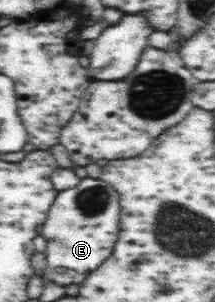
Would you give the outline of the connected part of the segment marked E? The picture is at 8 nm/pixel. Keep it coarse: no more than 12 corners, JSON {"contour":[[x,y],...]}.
{"contour":[[86,177],[58,191],[41,278],[80,285],[117,240],[118,194]]}

